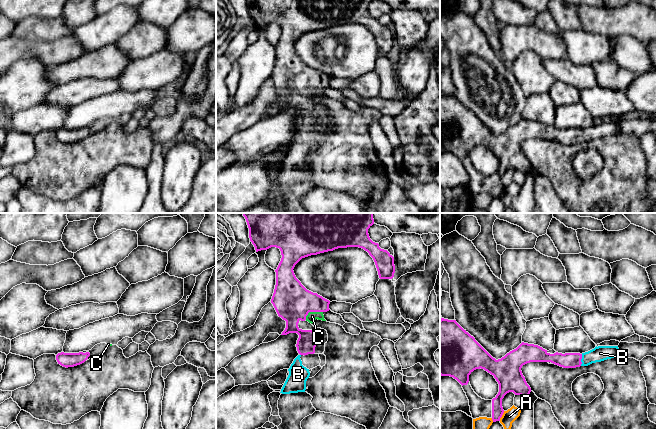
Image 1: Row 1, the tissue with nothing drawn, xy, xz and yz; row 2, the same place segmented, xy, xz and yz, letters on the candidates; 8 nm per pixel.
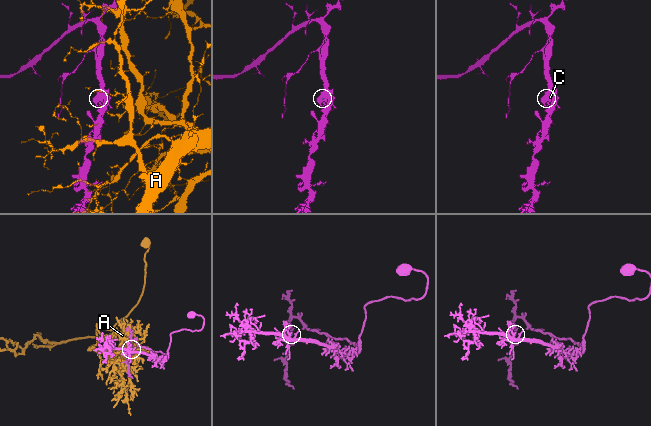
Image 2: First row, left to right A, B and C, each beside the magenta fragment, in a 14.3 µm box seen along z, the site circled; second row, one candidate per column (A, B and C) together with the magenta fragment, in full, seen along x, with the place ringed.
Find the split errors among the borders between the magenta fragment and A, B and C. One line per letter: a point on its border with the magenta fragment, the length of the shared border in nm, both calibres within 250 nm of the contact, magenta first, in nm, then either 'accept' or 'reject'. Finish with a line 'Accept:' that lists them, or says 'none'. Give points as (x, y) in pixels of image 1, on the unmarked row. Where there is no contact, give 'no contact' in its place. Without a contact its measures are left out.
A: contact yz (501, 192); length 90 nm; calibres 110 and 110 nm; reject
B: contact yz (580, 136); length 100 nm; calibres 130 and 120 nm; accept
C: contact xz (312, 87); length 160 nm; calibres 300 and 80 nm; accept
Accept: B, C

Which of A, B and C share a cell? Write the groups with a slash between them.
A / B C

